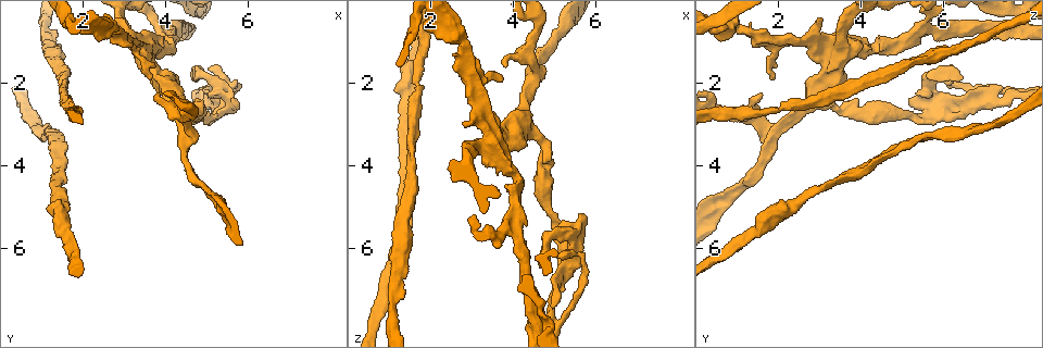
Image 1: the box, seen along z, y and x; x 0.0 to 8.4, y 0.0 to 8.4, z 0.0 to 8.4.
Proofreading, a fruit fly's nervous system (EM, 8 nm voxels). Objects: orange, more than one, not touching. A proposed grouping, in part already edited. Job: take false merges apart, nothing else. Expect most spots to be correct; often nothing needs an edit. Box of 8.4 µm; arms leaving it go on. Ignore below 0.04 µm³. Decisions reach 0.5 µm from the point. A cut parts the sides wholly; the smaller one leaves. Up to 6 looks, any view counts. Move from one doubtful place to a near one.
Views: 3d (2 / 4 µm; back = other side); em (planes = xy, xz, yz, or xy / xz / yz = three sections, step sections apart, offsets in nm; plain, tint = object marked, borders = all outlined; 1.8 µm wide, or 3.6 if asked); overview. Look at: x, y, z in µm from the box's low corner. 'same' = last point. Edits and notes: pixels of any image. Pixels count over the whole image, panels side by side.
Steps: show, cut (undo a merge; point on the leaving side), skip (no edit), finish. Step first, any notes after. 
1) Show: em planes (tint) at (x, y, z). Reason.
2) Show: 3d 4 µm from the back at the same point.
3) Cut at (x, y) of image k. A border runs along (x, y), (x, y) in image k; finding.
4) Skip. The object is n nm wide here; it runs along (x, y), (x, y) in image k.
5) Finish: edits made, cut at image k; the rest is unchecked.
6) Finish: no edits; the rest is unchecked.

Show: em planes (tint) at (4.05, 0.95, 5.15). Two arms in line, one across.

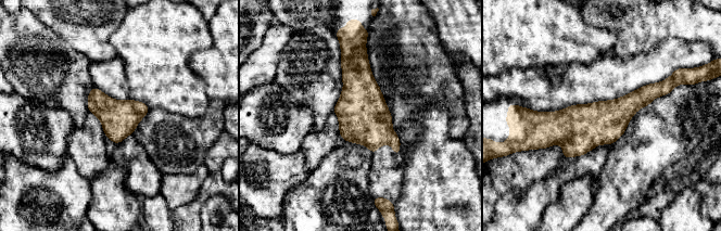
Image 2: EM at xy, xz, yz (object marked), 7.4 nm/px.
Skip. The object is 280 nm wide here; it runs along (665, 90), (607, 120), (539, 118) in image 2; one neuron here.

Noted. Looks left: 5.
Show: em 3.6 µm planes (plain) at (4.45, 3.20, 1.90). Three-way junction.

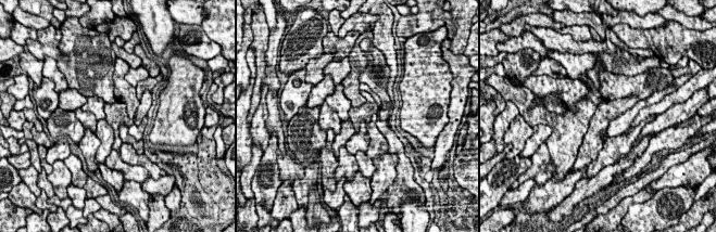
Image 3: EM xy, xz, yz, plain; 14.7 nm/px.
Show: em 3.6 µm planes (tint) at the same point.

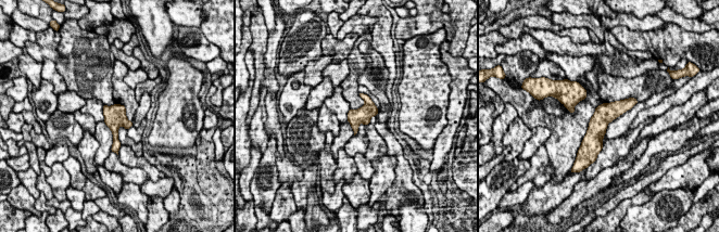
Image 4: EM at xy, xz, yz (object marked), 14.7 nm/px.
Skip. The object is 240 nm wide here; all the same neuron.

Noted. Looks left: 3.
Show: em planes (tint) at (4.95, 2.25, 7.70). Branch point.

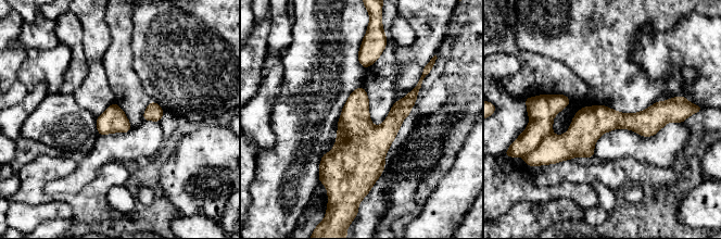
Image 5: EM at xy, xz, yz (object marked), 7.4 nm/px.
Cut at (552, 149) of image 5. A border runs along (552, 133), (546, 135), (535, 148) in image 5; a second neuron is stuck on.

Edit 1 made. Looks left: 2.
Finish: edits made, cut at image 5; the rest is unchecked.

